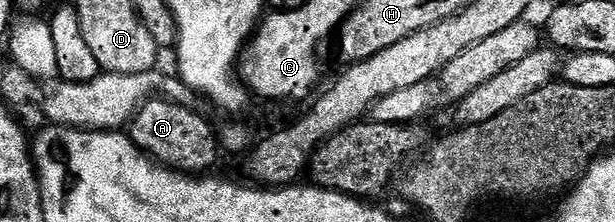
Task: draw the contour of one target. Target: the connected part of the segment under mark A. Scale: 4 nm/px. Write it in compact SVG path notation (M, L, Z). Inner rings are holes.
M154 97L137 111L137 116L127 128L127 134L140 151L161 166L172 167L174 171L182 173L205 173L217 159L219 135L199 112L183 103Z

